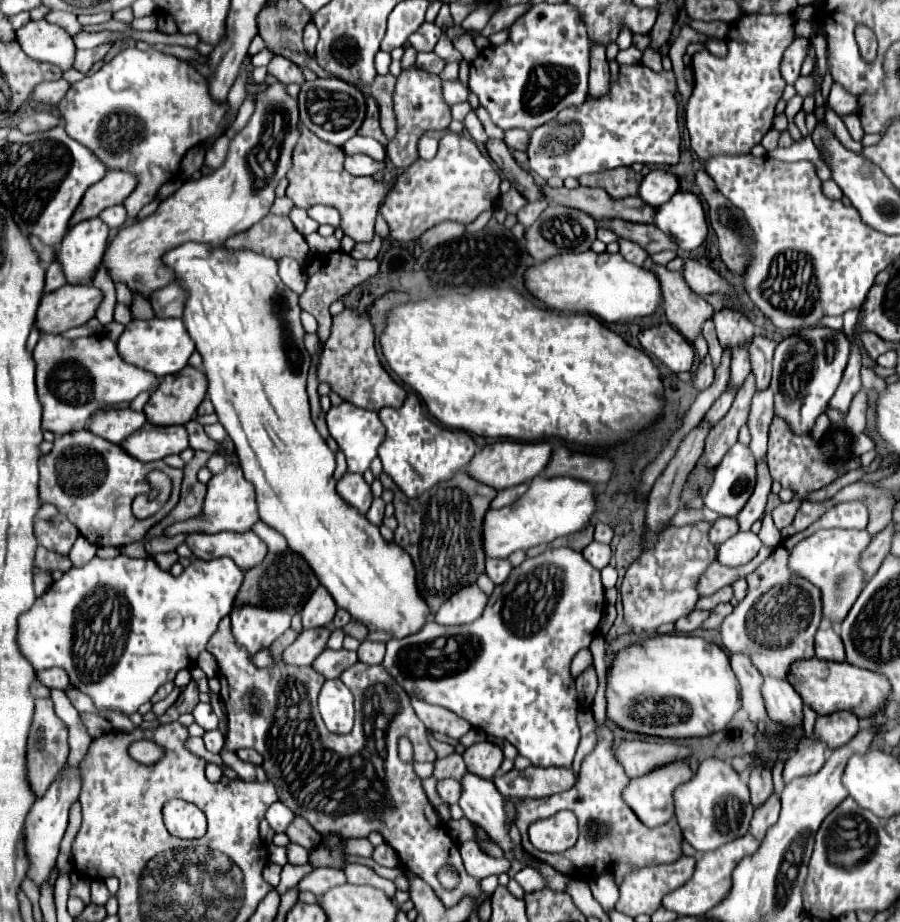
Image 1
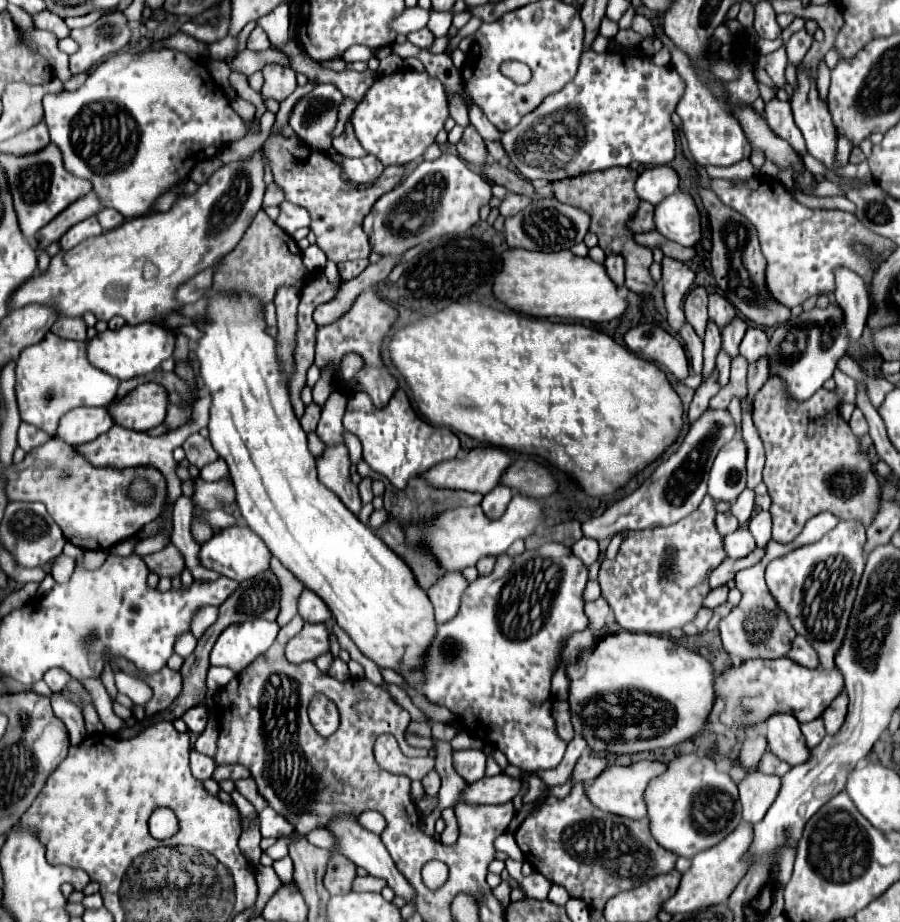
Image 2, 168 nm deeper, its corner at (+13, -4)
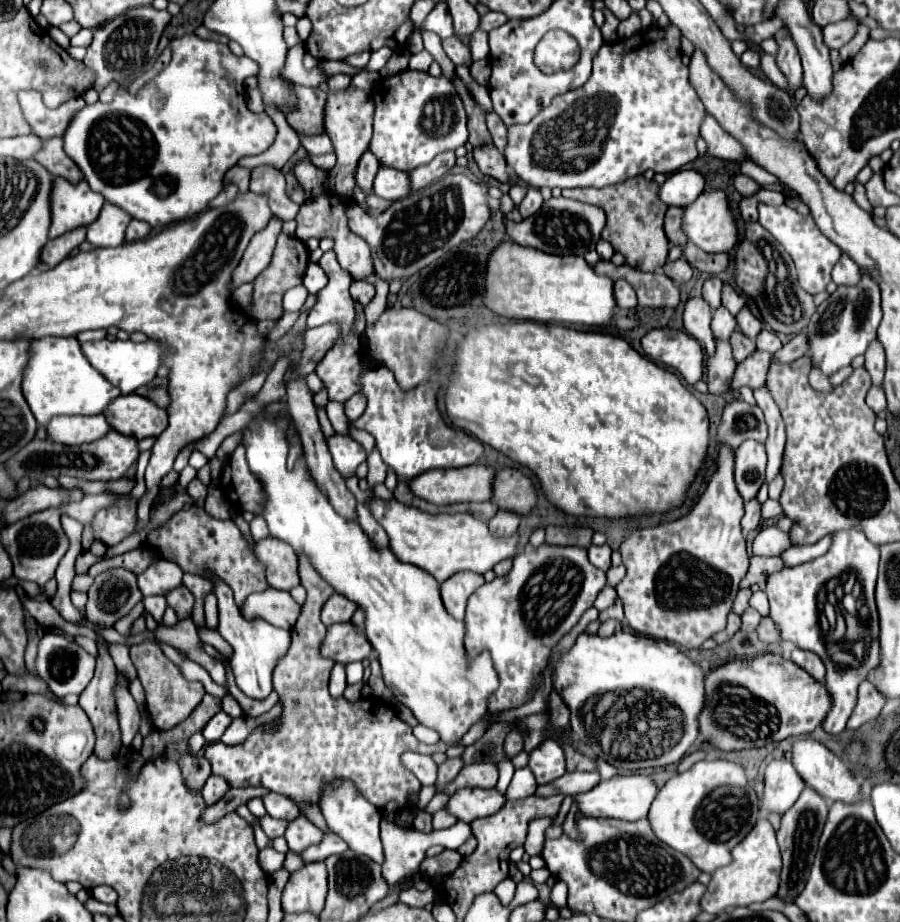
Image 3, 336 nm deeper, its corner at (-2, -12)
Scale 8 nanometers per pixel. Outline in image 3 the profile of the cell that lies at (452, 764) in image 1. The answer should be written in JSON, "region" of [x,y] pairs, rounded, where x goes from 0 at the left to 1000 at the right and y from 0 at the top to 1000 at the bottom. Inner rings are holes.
{"region":[[[449,816],[447,826],[469,848],[469,852],[482,852],[487,831],[478,820],[462,818],[462,816]]]}

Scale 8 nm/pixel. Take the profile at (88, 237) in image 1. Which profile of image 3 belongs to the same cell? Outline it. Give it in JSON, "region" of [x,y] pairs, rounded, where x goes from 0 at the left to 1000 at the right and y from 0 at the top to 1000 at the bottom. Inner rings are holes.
{"region":[[[118,219],[107,241],[98,245],[98,262],[104,267],[133,267],[144,239],[144,232],[138,232],[138,228]]]}

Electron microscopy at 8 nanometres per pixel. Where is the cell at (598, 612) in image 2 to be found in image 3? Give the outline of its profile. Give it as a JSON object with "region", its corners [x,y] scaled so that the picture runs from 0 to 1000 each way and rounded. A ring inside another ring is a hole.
{"region":[[[671,636],[671,640],[669,640],[669,644],[662,649],[662,653],[660,653],[660,657],[664,659],[664,662],[673,662],[673,659],[678,659],[678,657],[682,657],[684,655],[684,640],[680,638],[680,636]]]}

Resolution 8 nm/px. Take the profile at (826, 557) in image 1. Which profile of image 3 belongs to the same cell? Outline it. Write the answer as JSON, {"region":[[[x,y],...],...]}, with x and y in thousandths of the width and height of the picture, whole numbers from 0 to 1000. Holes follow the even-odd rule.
{"region":[[[938,575],[927,581],[922,597],[882,616],[867,618],[853,625],[849,642],[856,651],[856,668],[864,677],[869,692],[882,696],[891,705],[907,707],[918,722],[918,746],[924,755],[924,770],[913,790],[918,796],[931,798],[951,766],[953,742],[978,718],[976,701],[976,664],[971,655],[971,638],[976,625],[978,594],[956,577]],[[947,642],[947,653],[940,649]],[[927,655],[938,662],[929,664],[929,672],[920,672],[916,657]]]}

